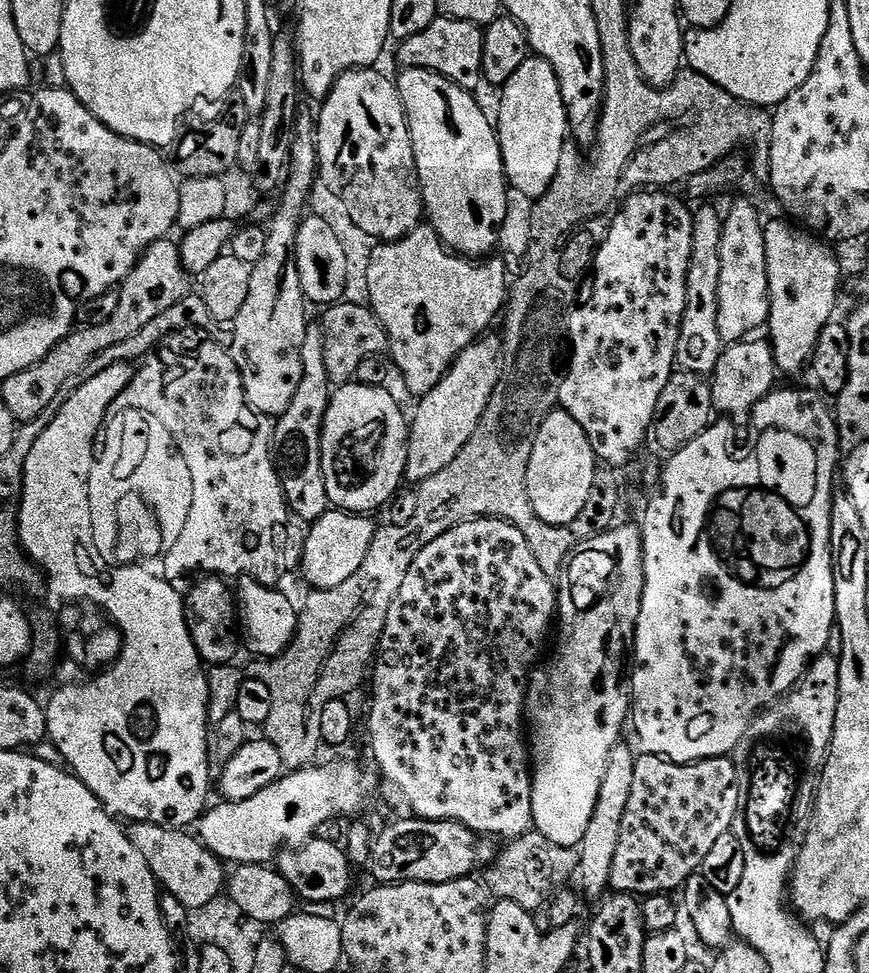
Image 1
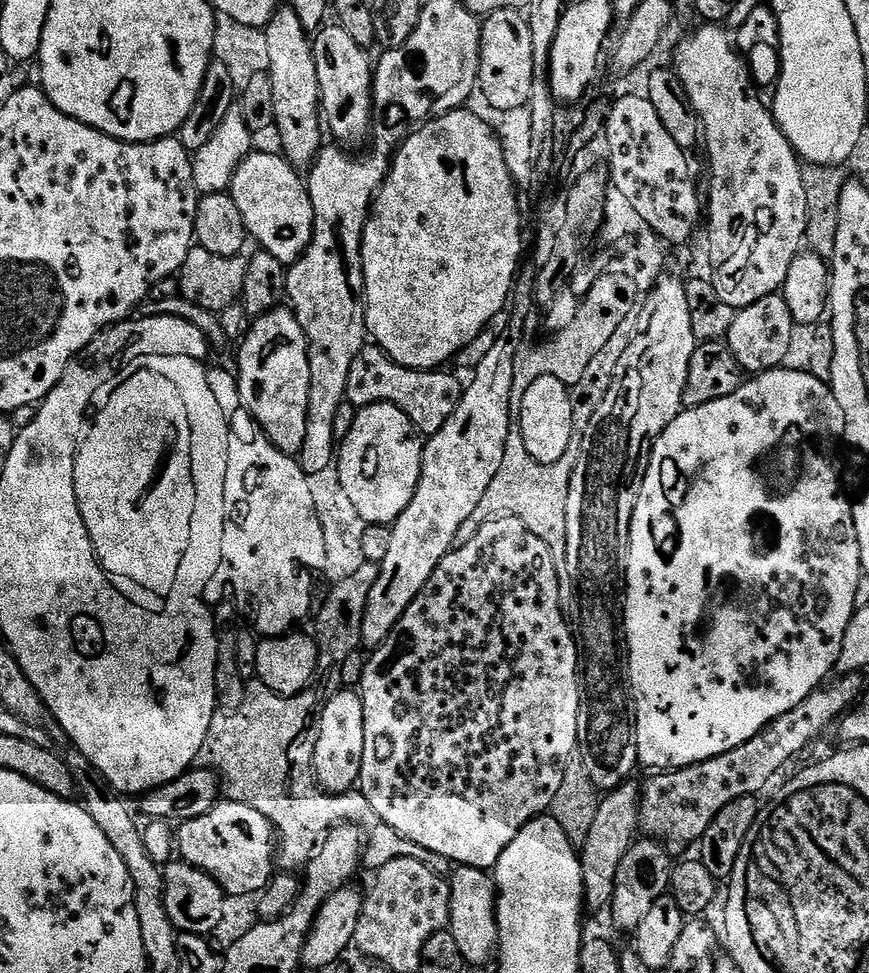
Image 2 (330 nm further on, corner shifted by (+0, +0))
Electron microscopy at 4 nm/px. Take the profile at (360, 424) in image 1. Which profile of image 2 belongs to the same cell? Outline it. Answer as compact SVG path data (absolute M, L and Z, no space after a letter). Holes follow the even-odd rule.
M371 404L357 411L354 418L354 426L351 427L349 434L346 435L346 438L338 448L338 469L340 471L342 486L346 488L347 496L354 502L354 507L358 510L361 521L365 525L383 524L391 526L396 523L397 518L402 514L402 510L406 510L406 506L410 506L410 498L414 498L416 487L420 481L420 471L422 470L422 462L424 461L424 446L425 441L422 439L421 433L416 431L414 422L410 422L408 415L398 406L394 406L393 404Z

